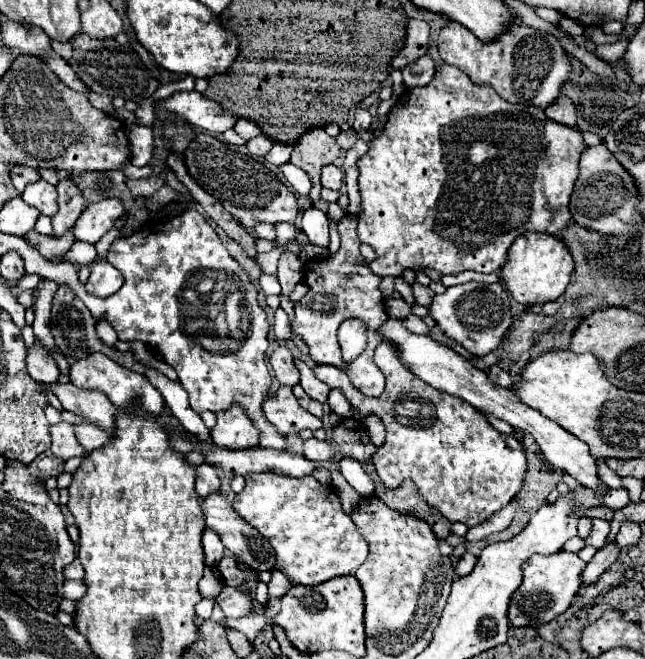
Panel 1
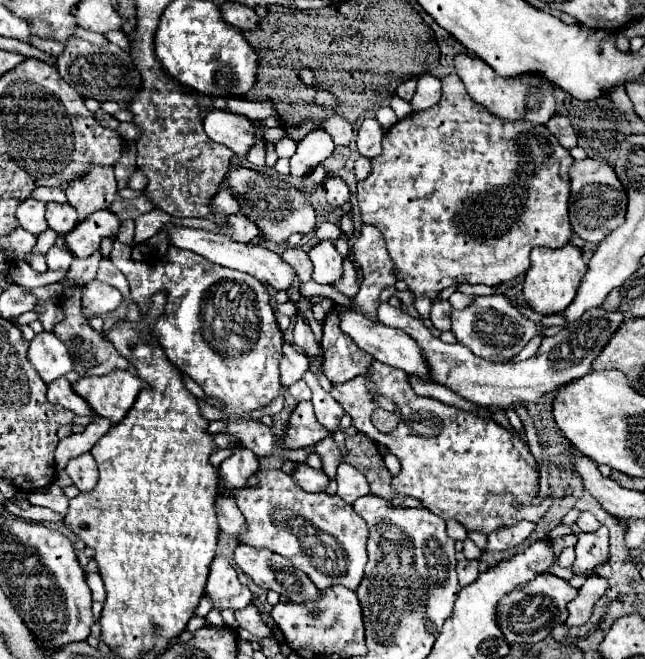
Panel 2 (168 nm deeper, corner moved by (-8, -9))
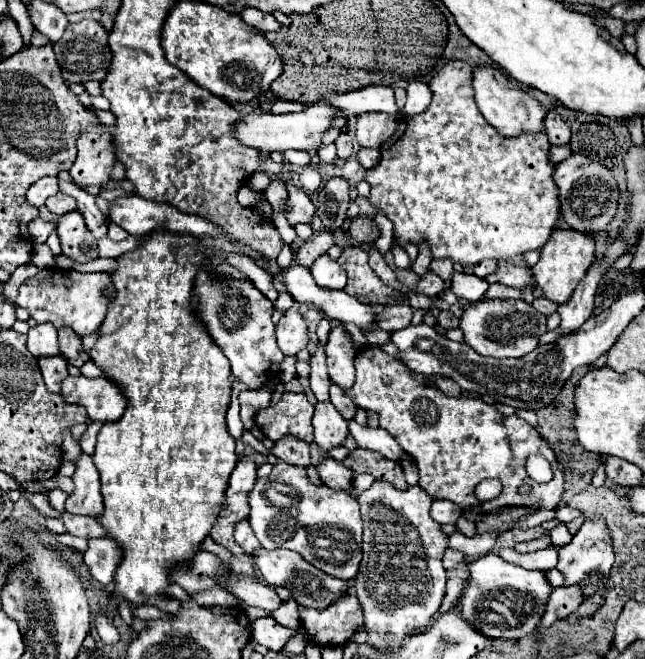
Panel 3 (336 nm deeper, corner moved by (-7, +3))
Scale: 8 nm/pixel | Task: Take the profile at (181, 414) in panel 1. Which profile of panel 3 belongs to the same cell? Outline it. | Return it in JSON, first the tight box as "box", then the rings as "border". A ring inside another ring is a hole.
{"box":[248,462,362,580],"border":[[[278,462],[268,478],[258,478],[250,492],[248,522],[262,548],[288,548],[332,578],[352,580],[358,572],[362,552],[362,516],[358,500],[346,490],[312,484],[304,466]]]}

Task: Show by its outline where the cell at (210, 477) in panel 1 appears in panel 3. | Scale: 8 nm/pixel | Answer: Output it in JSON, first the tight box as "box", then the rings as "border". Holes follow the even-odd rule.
{"box":[234,520,260,554],"border":[[[248,520],[236,522],[236,526],[234,526],[234,538],[244,548],[246,554],[250,554],[250,552],[254,552],[254,550],[260,548],[260,544],[258,544],[258,540],[256,540],[250,524],[248,524]]]}

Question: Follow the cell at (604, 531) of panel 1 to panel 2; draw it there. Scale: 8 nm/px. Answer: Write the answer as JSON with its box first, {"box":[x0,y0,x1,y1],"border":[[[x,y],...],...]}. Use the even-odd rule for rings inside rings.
{"box":[571,523,609,576],"border":[[[574,523],[571,529],[577,534],[575,544],[575,562],[573,562],[573,574],[591,576],[595,574],[595,568],[599,564],[605,564],[609,560],[609,530],[601,526],[595,532],[581,532],[581,529]]]}

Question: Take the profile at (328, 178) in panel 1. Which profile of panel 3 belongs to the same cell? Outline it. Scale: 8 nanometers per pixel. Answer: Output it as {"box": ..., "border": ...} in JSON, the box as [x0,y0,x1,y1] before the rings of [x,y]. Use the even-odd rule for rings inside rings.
{"box":[318,176,350,230],"border":[[[342,176],[330,178],[318,192],[318,218],[326,230],[336,230],[346,218],[346,208],[350,204],[348,182]]]}

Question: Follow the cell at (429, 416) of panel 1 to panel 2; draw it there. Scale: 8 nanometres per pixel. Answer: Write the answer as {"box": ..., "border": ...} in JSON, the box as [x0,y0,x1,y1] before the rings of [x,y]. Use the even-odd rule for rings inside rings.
{"box":[331,360,552,534],"border":[[[375,360],[371,376],[377,396],[371,396],[363,388],[363,376],[333,386],[331,396],[343,406],[345,414],[351,416],[353,426],[359,432],[377,444],[383,444],[399,458],[403,470],[397,478],[393,478],[395,492],[417,498],[429,512],[441,516],[443,520],[455,518],[467,530],[481,530],[483,534],[521,520],[537,522],[545,516],[552,497],[548,496],[544,505],[532,504],[533,498],[539,496],[537,464],[535,458],[531,464],[519,452],[515,456],[513,434],[507,428],[499,426],[491,418],[477,416],[475,412],[465,412],[457,406],[417,396],[411,390],[407,374],[399,368],[391,368]],[[375,408],[385,408],[401,416],[393,432],[383,434],[371,424]],[[513,500],[519,500],[525,508],[513,508]]]}

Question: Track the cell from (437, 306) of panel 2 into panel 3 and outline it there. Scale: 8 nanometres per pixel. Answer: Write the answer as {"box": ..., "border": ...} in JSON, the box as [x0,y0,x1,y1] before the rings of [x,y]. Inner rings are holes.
{"box":[438,310,458,328],"border":[[[440,310],[438,326],[442,326],[442,328],[456,328],[458,326],[458,318],[450,310]]]}

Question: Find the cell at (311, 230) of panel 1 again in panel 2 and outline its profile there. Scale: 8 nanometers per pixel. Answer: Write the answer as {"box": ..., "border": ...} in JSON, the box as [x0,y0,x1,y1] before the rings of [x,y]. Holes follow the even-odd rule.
{"box":[309,240,343,284],"border":[[[331,240],[321,242],[309,252],[309,258],[313,262],[313,280],[317,284],[335,284],[341,276],[341,262],[343,258],[335,250]]]}

